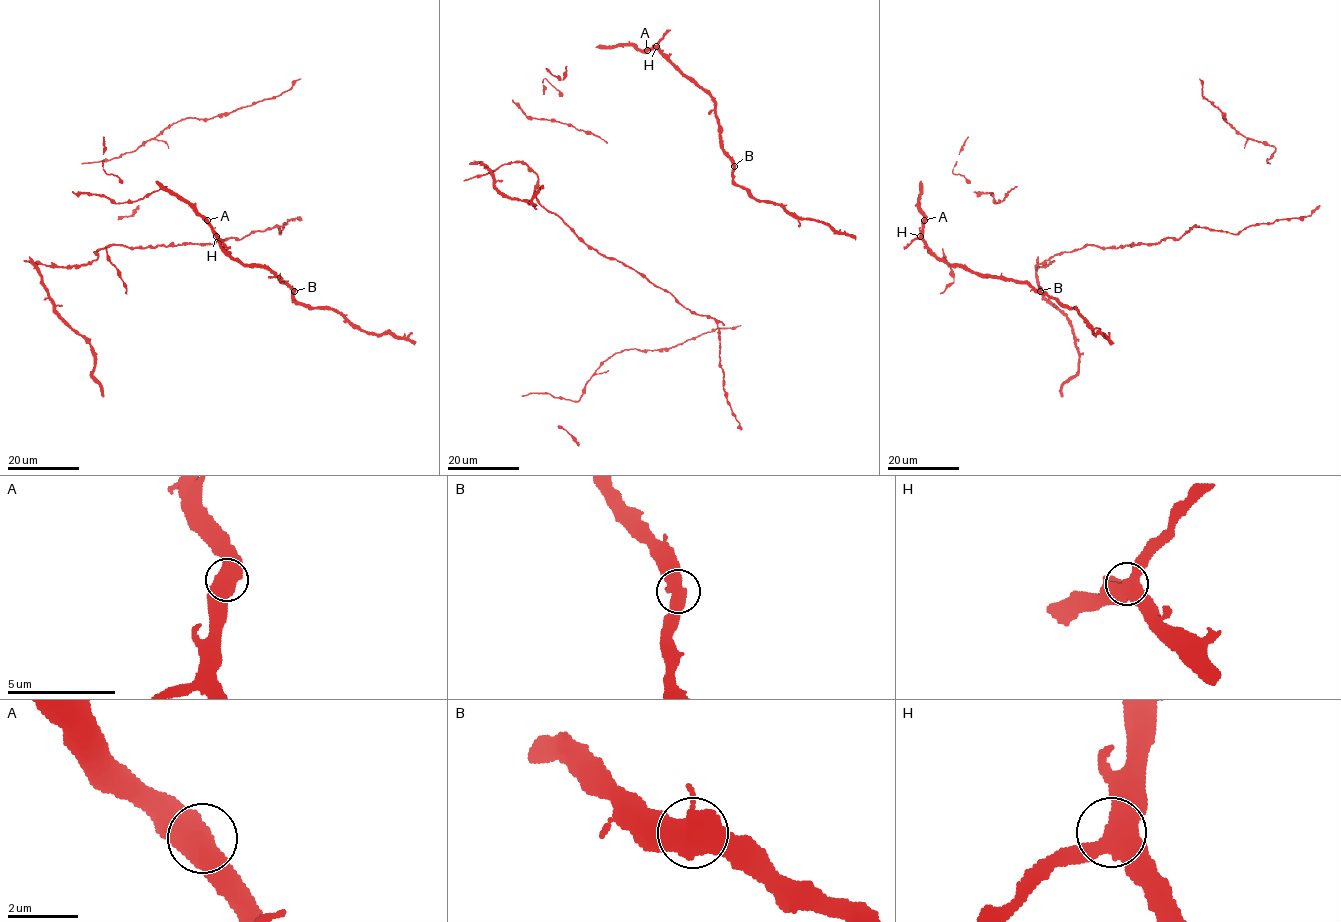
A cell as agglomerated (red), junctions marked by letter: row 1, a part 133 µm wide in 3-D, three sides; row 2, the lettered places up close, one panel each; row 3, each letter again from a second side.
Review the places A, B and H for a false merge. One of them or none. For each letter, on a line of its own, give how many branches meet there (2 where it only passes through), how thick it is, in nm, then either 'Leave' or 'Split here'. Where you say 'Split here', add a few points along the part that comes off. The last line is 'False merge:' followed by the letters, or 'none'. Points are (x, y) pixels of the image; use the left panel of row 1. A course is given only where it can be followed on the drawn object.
A: Branches: 2. Thickness 600 nm. Leave
B: Branches: 3. Thickness 550 nm. Leave
H: Branches: 3. Thickness 550 nm. Leave
False merge: none

